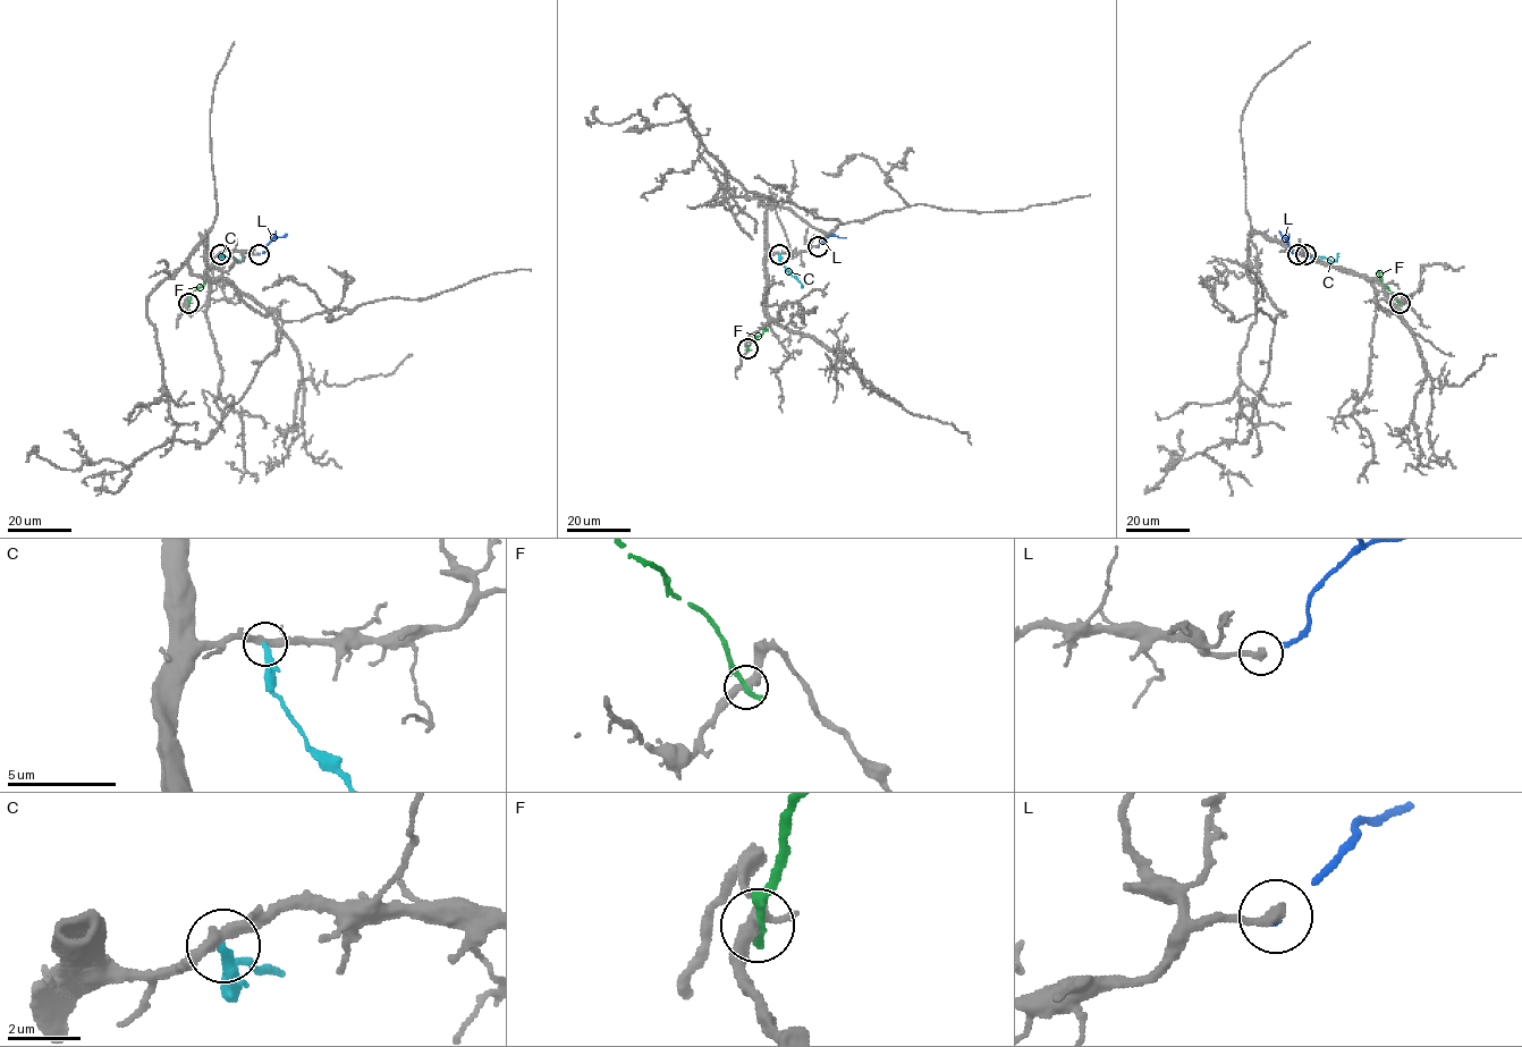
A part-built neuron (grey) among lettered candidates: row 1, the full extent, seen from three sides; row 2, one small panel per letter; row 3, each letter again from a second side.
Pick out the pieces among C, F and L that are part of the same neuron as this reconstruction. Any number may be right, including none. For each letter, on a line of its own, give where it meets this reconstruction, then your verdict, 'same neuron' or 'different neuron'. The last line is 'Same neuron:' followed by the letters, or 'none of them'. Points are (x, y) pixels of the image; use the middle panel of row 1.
C: contact (779, 254); different neuron
F: contact (747, 348); different neuron
L: contact (818, 246); different neuron
Same neuron: none of them

